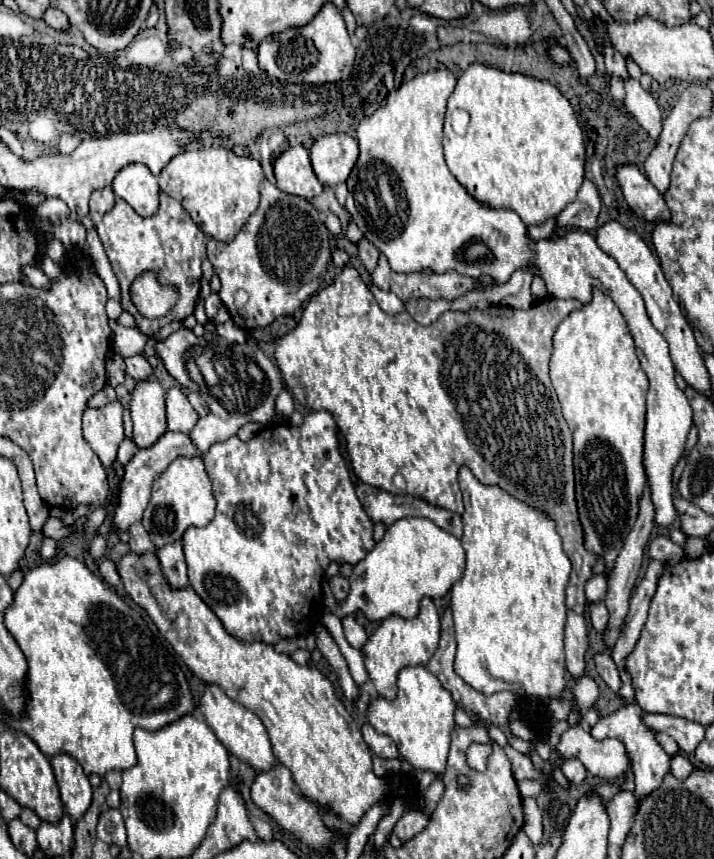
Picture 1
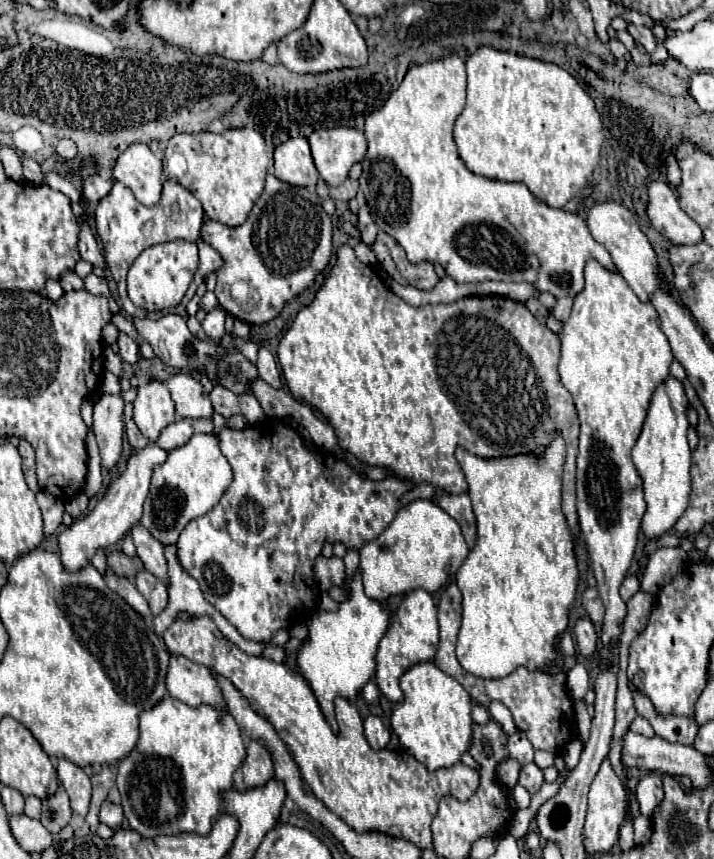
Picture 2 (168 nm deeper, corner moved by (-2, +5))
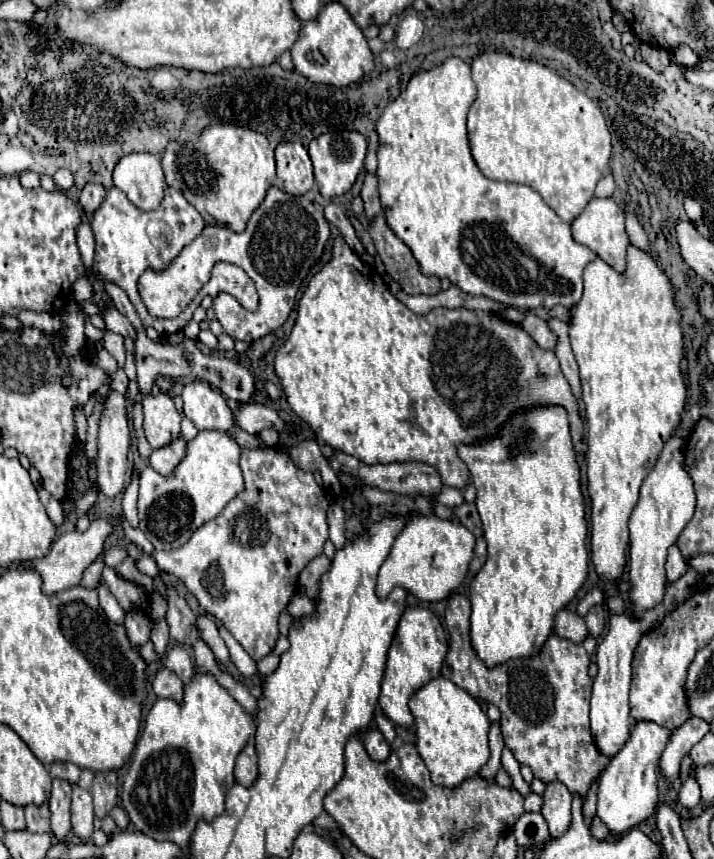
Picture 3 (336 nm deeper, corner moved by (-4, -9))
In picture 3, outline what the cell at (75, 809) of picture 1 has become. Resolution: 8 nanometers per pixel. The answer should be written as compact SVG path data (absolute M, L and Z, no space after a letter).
M78 784L74 786L72 792L72 832L82 840L90 842L92 840L92 826L94 820L94 808L92 808L92 796L88 790L80 788Z

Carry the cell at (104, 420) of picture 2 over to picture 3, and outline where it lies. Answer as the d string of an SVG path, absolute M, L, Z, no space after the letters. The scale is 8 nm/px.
M112 392L112 398L106 400L106 408L100 418L100 436L98 436L98 484L108 498L114 498L124 490L128 448L130 448L130 428L126 416L126 398L118 392Z

